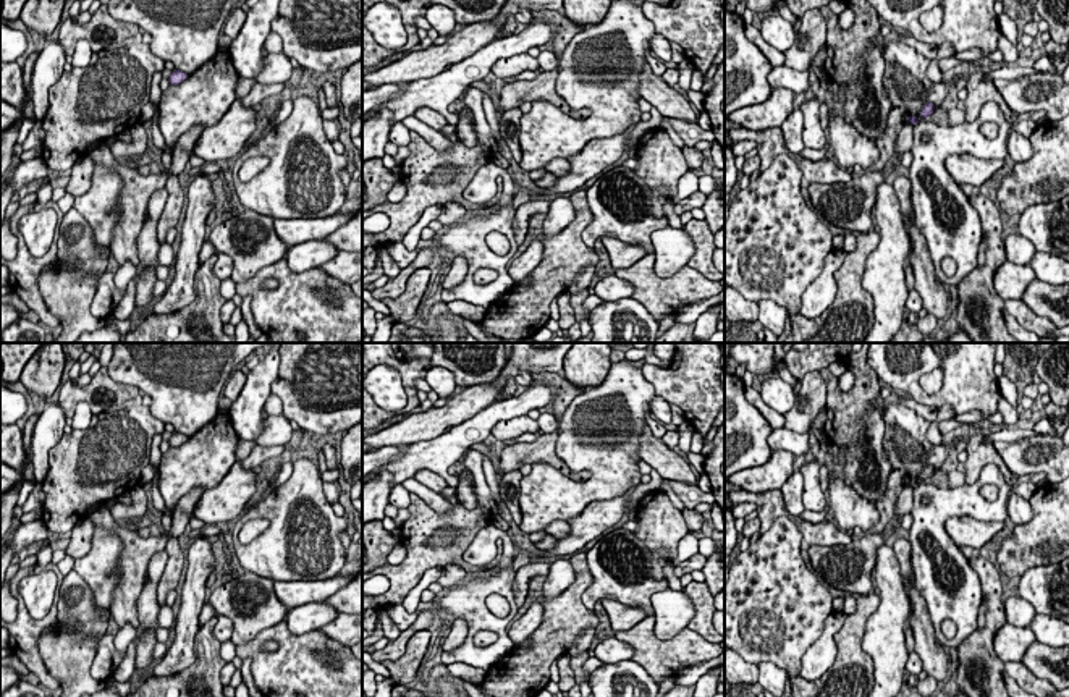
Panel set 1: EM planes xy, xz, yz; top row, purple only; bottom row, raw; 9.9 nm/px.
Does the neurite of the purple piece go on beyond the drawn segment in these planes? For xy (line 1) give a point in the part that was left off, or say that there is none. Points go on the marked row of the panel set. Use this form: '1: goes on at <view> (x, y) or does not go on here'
1: does not go on here

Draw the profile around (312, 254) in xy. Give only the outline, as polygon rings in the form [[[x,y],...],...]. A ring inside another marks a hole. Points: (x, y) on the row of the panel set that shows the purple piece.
[[[314,239],[302,244],[289,246],[285,256],[288,267],[294,273],[319,268],[332,260],[340,251],[325,239]]]

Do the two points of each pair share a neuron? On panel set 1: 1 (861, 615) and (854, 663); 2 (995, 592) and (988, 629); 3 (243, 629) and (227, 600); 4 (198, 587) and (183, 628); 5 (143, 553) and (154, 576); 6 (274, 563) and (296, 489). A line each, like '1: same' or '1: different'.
1: same
2: same
3: same
4: same
5: different
6: same

